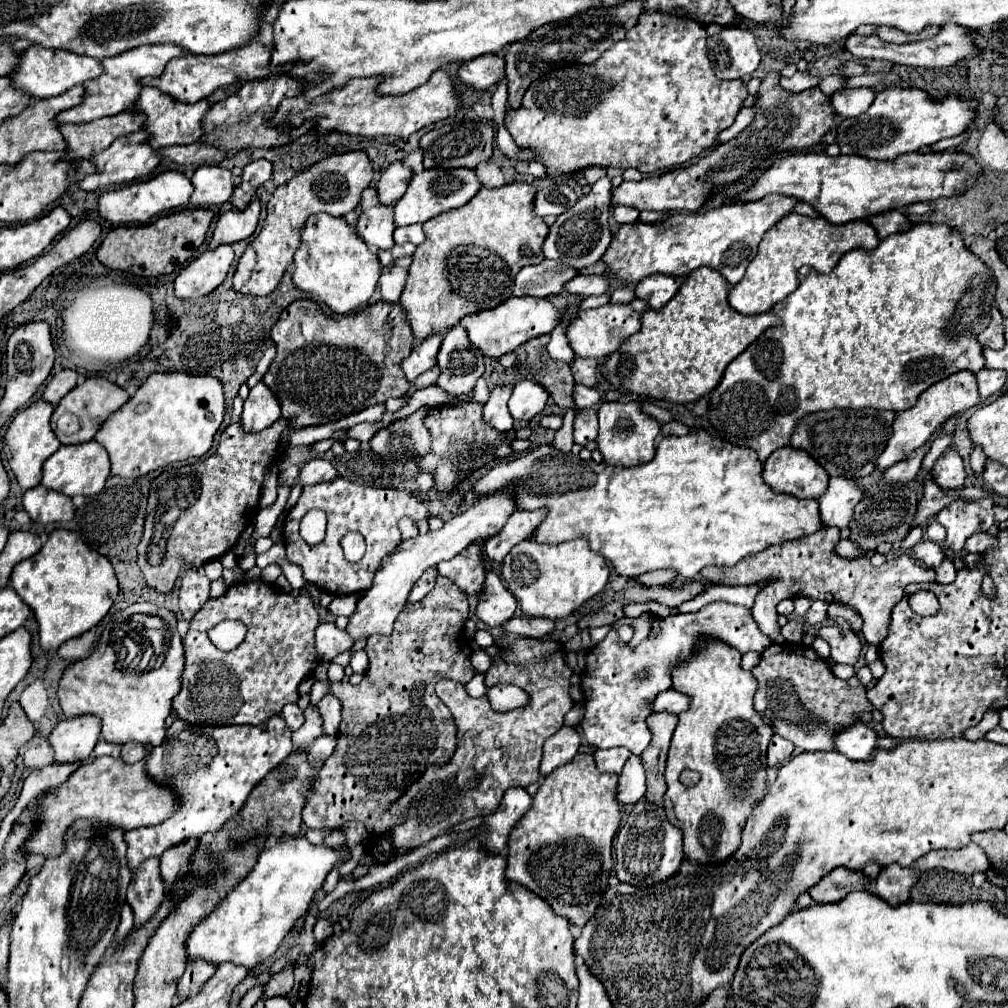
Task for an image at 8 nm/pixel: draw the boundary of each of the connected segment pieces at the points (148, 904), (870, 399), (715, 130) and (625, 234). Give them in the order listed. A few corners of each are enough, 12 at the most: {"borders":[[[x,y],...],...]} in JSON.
{"borders":[[[159,859],[137,869],[127,889],[133,929],[149,923],[163,899]],[[917,223],[805,269],[709,395],[761,463],[809,413],[977,373],[991,269]],[[643,13],[593,65],[533,81],[505,127],[551,173],[665,173],[747,87],[705,27]],[[769,195],[619,225],[621,285],[703,265],[735,285],[797,199]]]}

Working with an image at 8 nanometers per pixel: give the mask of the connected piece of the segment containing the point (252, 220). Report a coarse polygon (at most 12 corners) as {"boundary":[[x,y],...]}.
{"boundary":[[259,201],[231,209],[217,221],[209,249],[237,243],[255,233]]}

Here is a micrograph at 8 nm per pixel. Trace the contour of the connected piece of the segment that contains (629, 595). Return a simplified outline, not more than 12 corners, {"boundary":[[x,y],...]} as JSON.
{"boundary":[[687,583],[681,589],[649,587],[627,589],[625,603],[657,601],[679,607],[703,589],[701,583]]}

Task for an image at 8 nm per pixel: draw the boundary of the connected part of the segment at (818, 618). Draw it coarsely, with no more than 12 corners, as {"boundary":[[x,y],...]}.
{"boundary":[[815,601],[807,611],[807,625],[827,617],[827,603]]}

